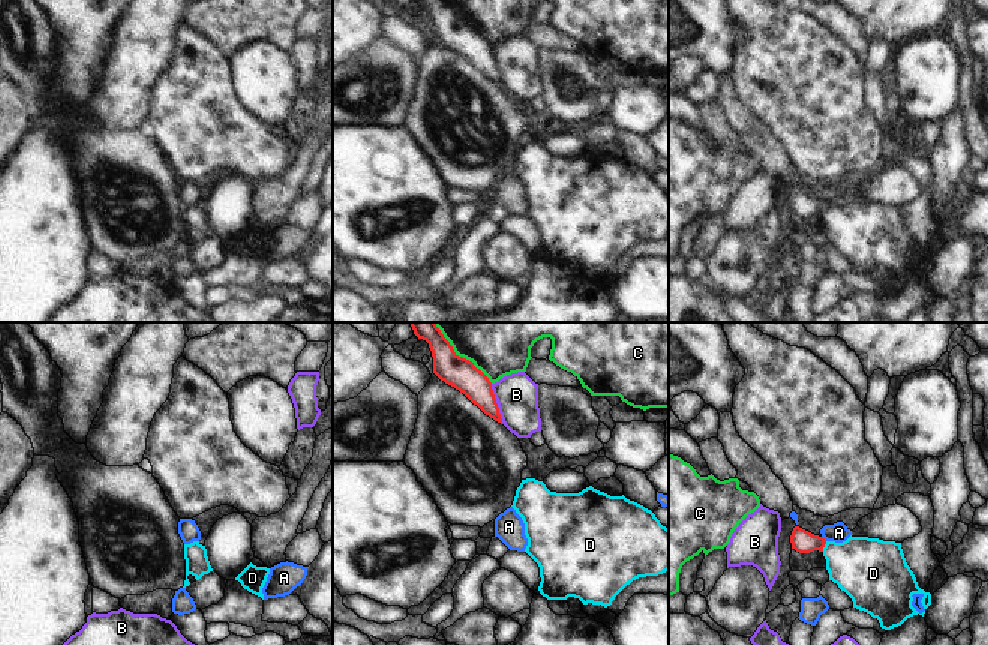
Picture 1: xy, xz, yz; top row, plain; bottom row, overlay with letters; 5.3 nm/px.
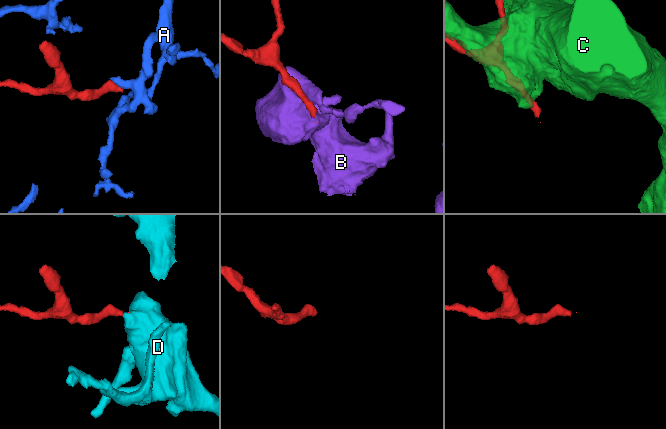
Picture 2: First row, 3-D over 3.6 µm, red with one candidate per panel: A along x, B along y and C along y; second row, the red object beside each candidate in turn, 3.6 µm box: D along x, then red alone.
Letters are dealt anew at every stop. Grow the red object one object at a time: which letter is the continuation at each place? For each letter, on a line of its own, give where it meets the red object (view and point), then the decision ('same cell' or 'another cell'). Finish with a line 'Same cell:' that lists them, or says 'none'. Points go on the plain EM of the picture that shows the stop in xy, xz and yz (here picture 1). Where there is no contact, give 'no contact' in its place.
A: yz (823, 203) | another cell
B: xz (496, 68) | another cell
C: xz (465, 23) | another cell
D: yz (823, 210) | same cell
Same cell: D

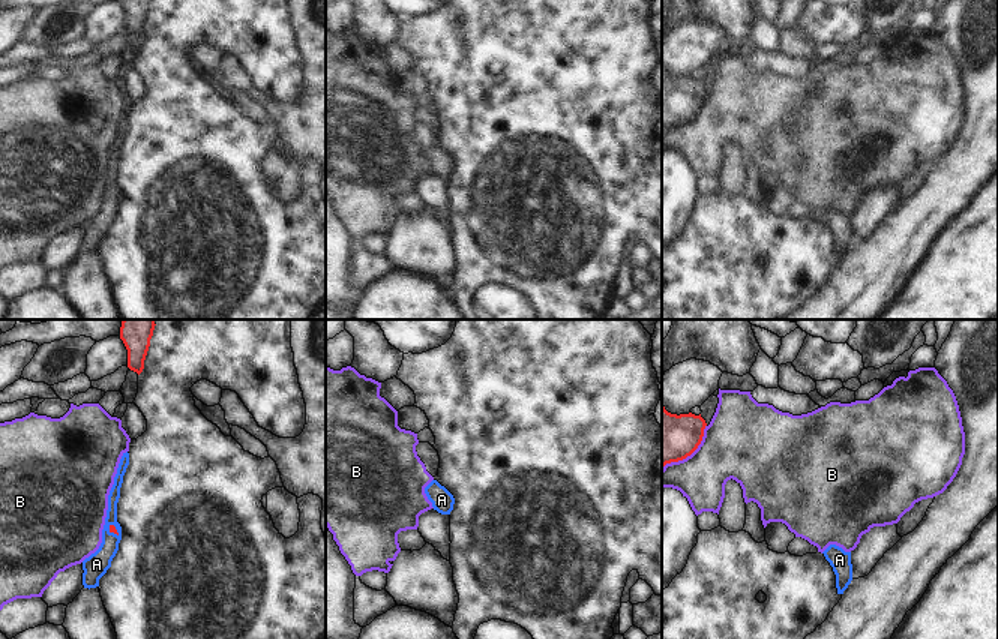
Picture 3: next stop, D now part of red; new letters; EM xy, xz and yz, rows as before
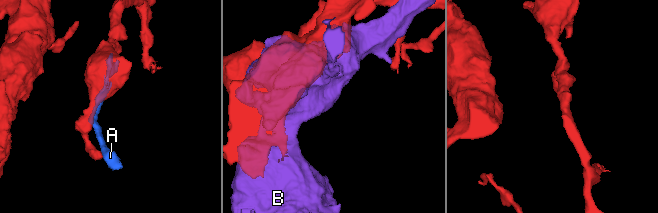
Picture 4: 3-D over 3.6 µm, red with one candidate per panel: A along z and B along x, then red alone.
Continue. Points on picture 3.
A: xy (116, 194) | same cell
B: yz (689, 119) | another cell
Same cell: A

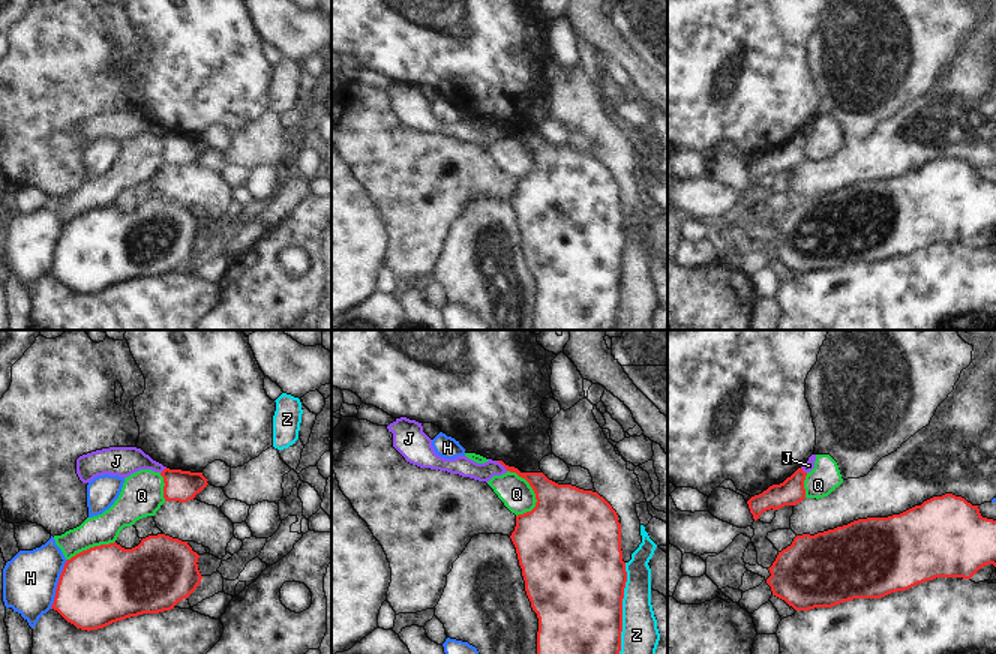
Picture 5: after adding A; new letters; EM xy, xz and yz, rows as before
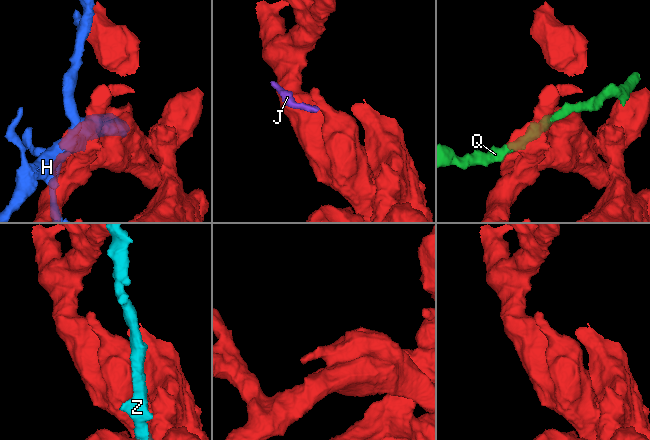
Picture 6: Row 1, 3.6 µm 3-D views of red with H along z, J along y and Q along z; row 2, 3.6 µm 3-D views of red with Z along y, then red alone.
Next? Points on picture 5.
H: xy (57, 248) | another cell
J: xz (501, 128) | another cell
Q: xz (531, 150) | another cell
Z: xz (621, 278) | another cell
Same cell: none

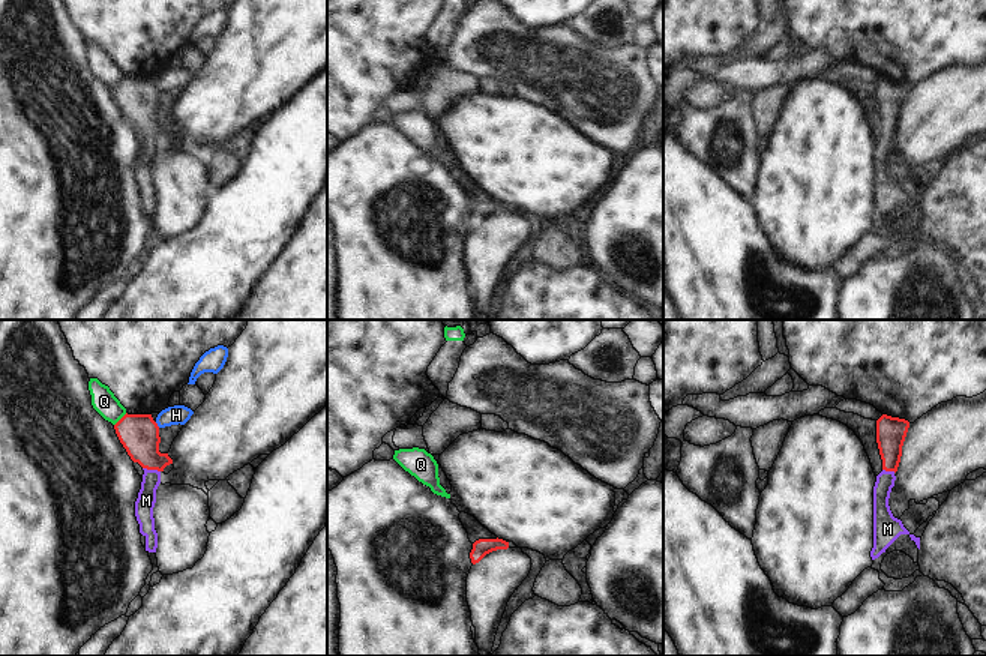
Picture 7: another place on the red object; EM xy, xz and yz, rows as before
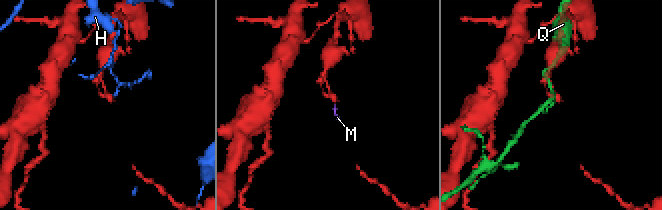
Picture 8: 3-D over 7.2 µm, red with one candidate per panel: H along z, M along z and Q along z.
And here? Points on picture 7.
H: xy (156, 89) | another cell
M: xy (152, 132) | same cell
Q: xy (120, 83) | another cell
Same cell: M

